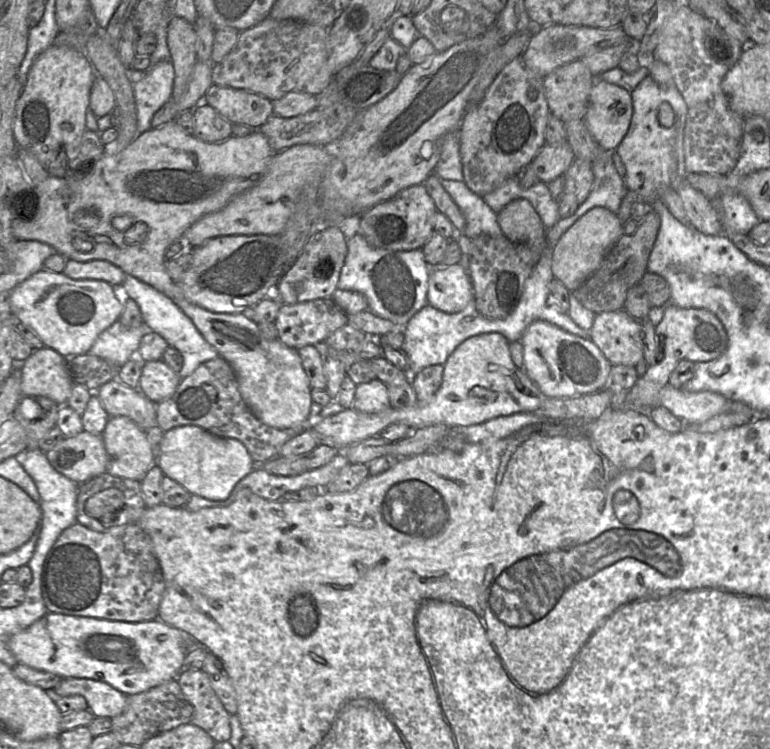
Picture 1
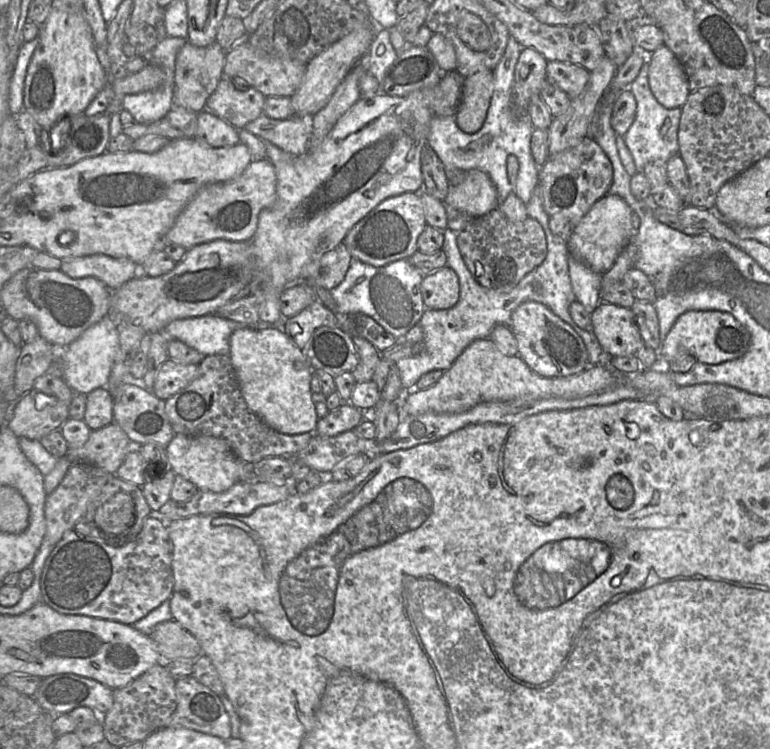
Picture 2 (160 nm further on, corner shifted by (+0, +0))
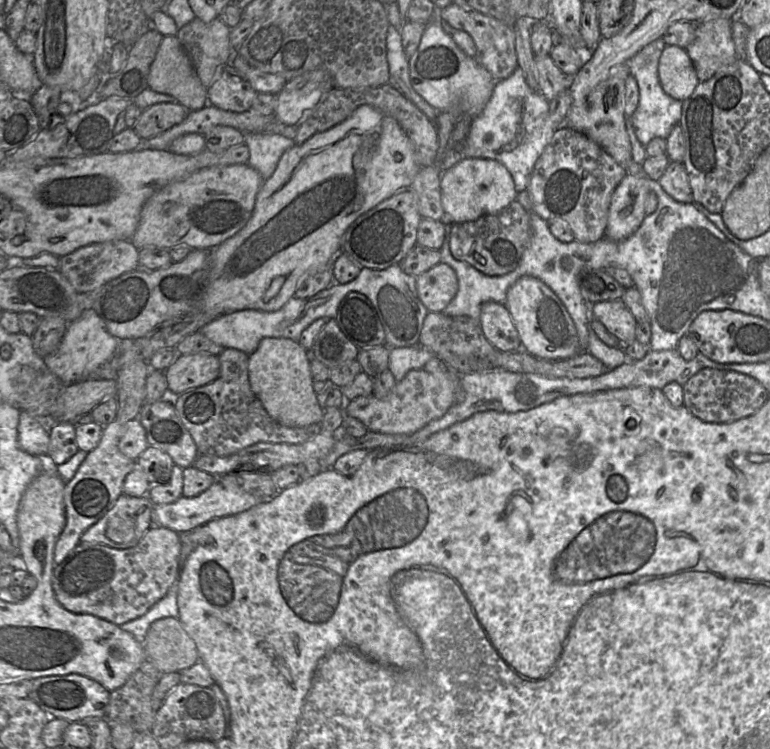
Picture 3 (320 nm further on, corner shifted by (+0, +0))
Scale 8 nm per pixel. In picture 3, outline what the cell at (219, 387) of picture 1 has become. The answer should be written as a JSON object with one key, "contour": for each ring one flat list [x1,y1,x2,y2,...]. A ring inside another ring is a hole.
{"contour":[[225,348,218,357,220,374,213,382,172,397,175,409,190,432,199,454,228,456,259,442,302,444,322,432,321,423,287,427,270,417,250,387,249,354]]}

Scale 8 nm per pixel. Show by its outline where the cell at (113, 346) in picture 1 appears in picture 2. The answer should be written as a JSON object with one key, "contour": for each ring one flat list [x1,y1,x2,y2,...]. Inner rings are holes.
{"contour":[[109,315,86,329,65,348,56,348,61,360,61,376,75,393,89,394,106,387,118,353,117,322]]}

